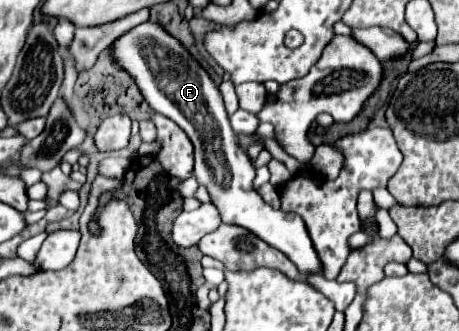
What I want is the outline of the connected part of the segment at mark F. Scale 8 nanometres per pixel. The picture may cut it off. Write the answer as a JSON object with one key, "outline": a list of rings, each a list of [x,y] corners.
{"outline":[[[143,22],[121,36],[115,42],[115,58],[135,78],[149,106],[171,118],[191,138],[195,146],[195,178],[199,184],[207,186],[223,222],[251,230],[269,246],[281,250],[301,274],[323,274],[319,254],[307,234],[303,218],[293,212],[271,208],[253,188],[255,166],[247,152],[237,144],[217,84],[213,84],[199,62],[155,22]]]}

